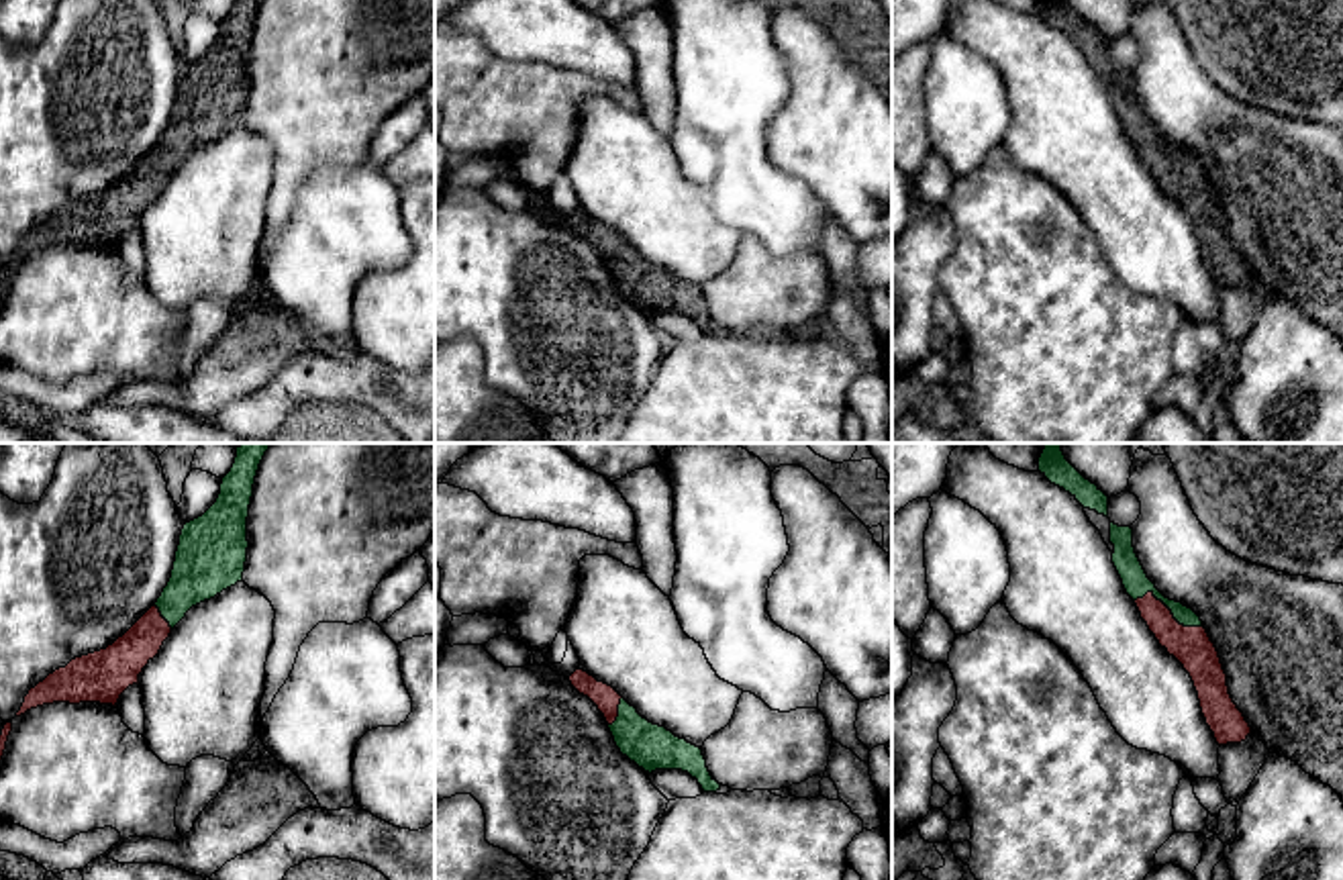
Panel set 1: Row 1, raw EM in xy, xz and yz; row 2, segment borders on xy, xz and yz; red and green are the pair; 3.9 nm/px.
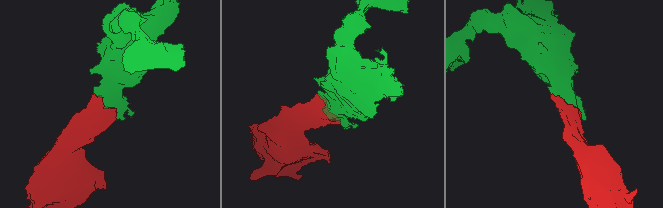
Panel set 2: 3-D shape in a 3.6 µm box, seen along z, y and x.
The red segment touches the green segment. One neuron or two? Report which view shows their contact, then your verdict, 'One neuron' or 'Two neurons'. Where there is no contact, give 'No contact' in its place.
Touches red in yz. One neuron

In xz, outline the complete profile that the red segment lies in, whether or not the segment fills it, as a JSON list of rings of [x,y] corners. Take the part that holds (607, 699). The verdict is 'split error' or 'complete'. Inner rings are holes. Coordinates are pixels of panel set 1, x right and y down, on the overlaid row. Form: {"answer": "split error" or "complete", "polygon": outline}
{"answer": "split error", "polygon": [[[576,670],[569,682],[598,706],[616,747],[639,768],[649,774],[655,770],[682,770],[696,778],[704,792],[720,790],[700,747],[643,719],[612,686],[598,682],[588,672]]]}

